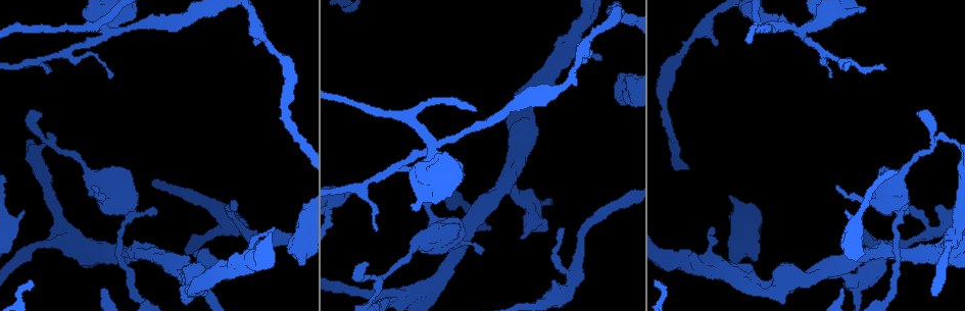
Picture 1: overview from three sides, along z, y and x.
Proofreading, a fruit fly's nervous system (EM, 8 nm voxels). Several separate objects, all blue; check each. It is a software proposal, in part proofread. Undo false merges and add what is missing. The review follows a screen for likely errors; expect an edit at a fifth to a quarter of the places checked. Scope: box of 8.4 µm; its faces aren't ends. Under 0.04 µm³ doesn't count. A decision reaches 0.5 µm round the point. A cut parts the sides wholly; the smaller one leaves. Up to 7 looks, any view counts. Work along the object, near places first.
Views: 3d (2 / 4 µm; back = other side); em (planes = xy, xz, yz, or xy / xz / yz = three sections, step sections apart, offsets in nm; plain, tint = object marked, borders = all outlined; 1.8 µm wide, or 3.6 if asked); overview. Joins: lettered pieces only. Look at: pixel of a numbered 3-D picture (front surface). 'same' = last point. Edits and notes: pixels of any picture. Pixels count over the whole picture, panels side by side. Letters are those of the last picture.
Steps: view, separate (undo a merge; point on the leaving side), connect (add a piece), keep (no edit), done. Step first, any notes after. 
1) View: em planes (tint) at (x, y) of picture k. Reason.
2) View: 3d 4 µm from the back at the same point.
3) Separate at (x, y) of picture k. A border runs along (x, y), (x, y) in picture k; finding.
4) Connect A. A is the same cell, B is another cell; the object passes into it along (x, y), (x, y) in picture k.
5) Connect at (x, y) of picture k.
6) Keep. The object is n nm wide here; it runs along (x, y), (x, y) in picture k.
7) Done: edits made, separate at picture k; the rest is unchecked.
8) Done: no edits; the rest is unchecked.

View: 3d 4 µm at (432, 149) of picture 1. Looks like a crossing.

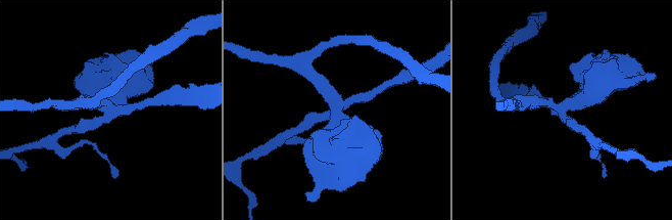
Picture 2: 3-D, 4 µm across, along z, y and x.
View: em xy step 16 (tint) at (568, 107) of picture 2.

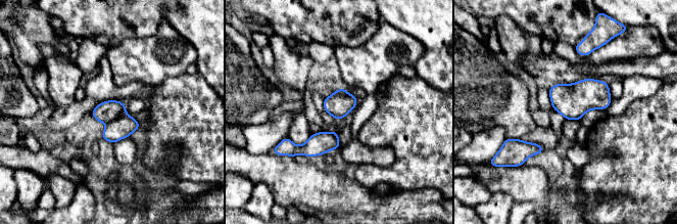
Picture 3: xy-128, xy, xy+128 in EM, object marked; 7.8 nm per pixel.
View: em planes (borders) at the same point.

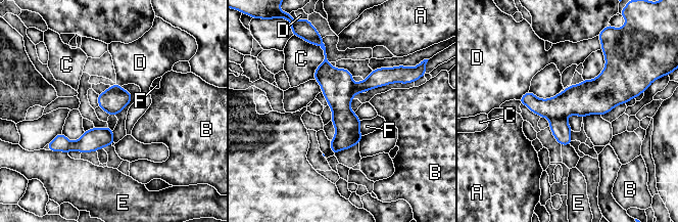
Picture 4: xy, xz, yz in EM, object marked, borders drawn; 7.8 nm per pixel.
Separate at (581, 99) of picture 4. A, B, C, D, E and F are other cells; 4 arms meet here; the part that leaves runs along (630, 94), (564, 104), (523, 100) in picture 4; a second neuron is stuck on.

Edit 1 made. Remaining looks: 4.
View: overview. Redraw.

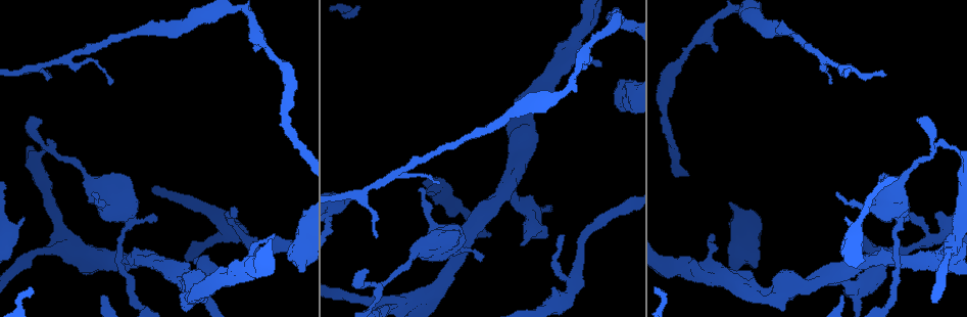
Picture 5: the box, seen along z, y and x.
View: 3d 2 µm at (886, 75) of picture 5. An open end.

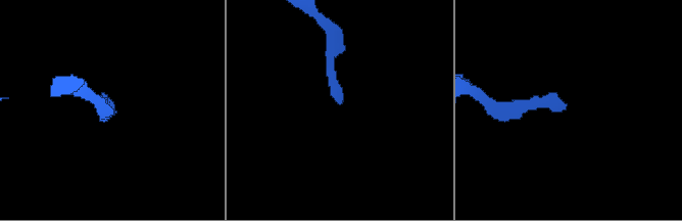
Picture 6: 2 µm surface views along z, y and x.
View: em xz step 8 (borders) at (565, 106) of picture 6. Need the tissue.

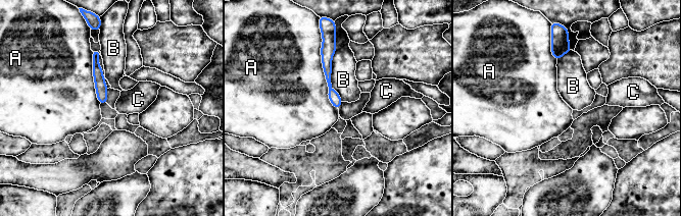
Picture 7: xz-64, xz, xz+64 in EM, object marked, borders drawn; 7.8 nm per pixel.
View: em planes (borders) at the same point.

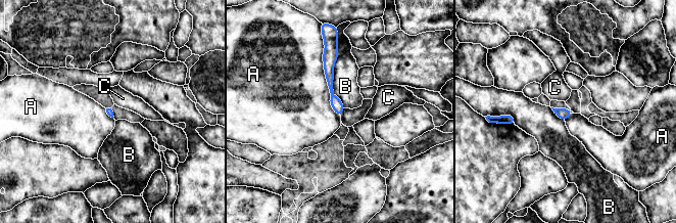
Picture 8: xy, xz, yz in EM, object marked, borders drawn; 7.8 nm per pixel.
Keep. A, B and C are other cells; a border runs along (324, 44), (330, 105), (340, 117) in picture 8; no lettered piece goes on from it.

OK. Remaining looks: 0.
Done: edits made, separate at picture 4; the rest is unchecked.

